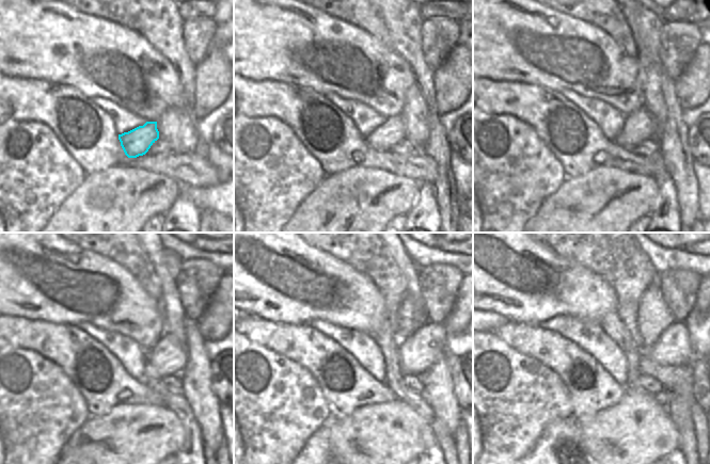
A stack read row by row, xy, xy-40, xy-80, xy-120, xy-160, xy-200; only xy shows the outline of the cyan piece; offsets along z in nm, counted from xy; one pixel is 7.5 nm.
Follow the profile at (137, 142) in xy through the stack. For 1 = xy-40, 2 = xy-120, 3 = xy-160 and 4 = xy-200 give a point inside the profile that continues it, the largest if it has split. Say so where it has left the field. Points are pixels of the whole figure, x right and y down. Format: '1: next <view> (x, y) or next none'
1: next xy-40 (384, 138)
2: next xy-120 (169, 356)
3: next xy-160 (419, 352)
4: next xy-200 (674, 347)

